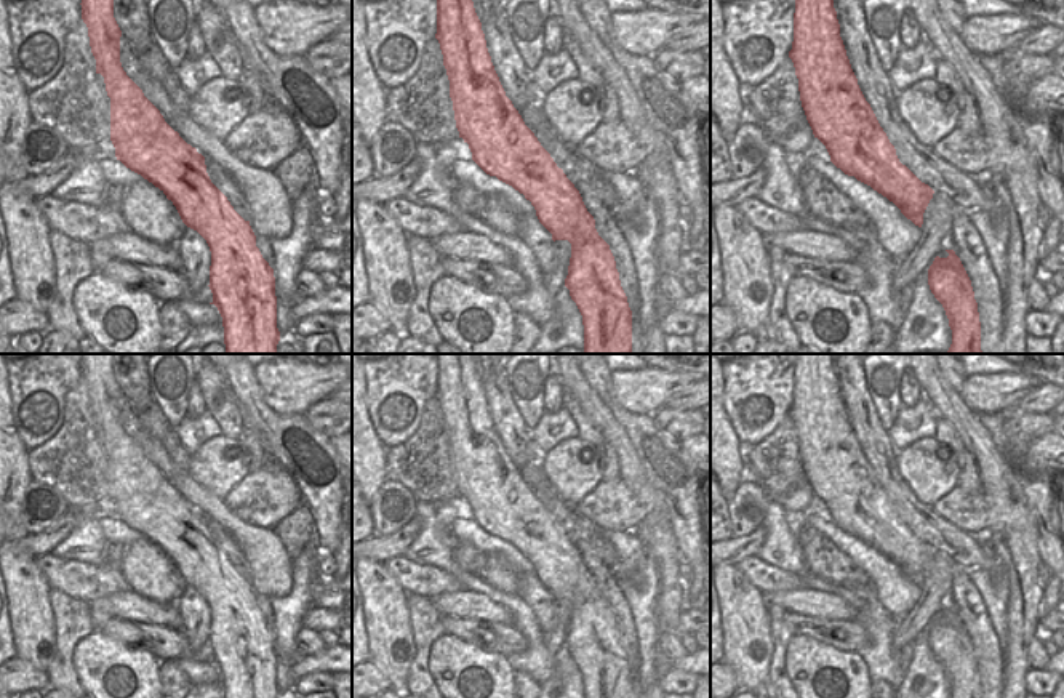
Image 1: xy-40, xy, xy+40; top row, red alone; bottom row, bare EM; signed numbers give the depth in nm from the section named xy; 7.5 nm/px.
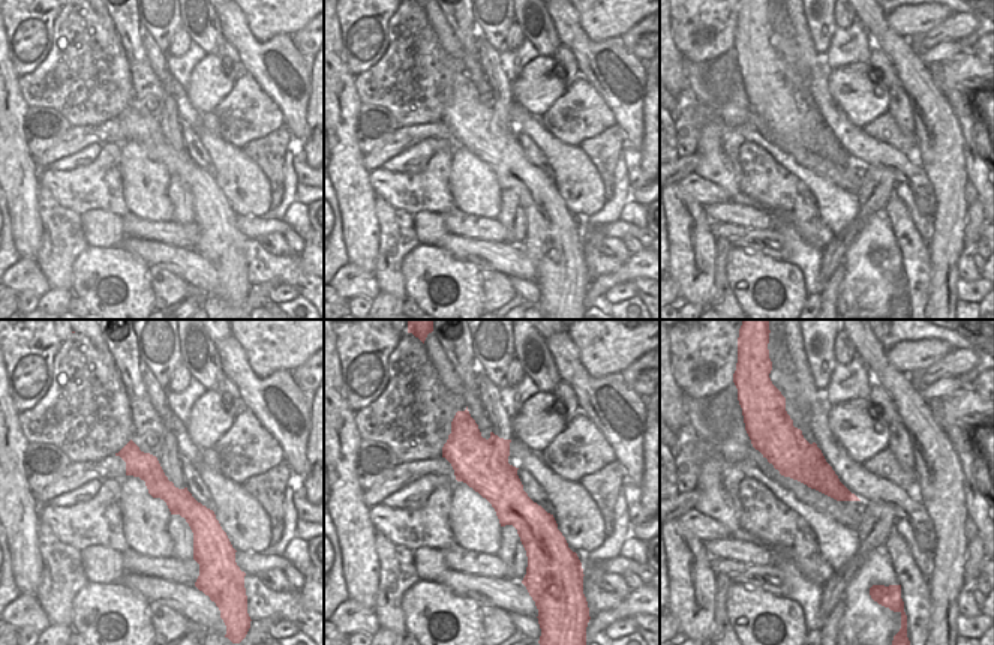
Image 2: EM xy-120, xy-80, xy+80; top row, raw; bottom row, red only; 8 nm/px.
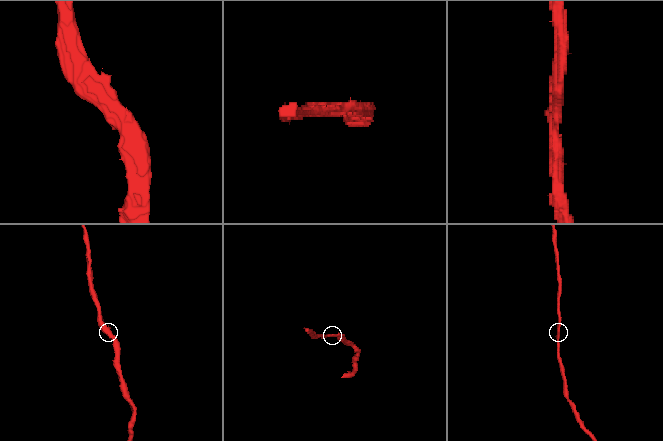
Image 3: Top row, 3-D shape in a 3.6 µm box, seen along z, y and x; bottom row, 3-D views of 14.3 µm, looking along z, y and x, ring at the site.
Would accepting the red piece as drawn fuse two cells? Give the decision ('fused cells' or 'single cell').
single cell

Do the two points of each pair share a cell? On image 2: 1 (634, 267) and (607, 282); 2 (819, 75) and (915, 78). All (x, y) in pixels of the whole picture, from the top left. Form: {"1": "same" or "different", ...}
{"1": "same", "2": "different"}

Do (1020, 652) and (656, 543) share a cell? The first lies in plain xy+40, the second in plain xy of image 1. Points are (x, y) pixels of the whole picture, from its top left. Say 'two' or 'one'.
one

